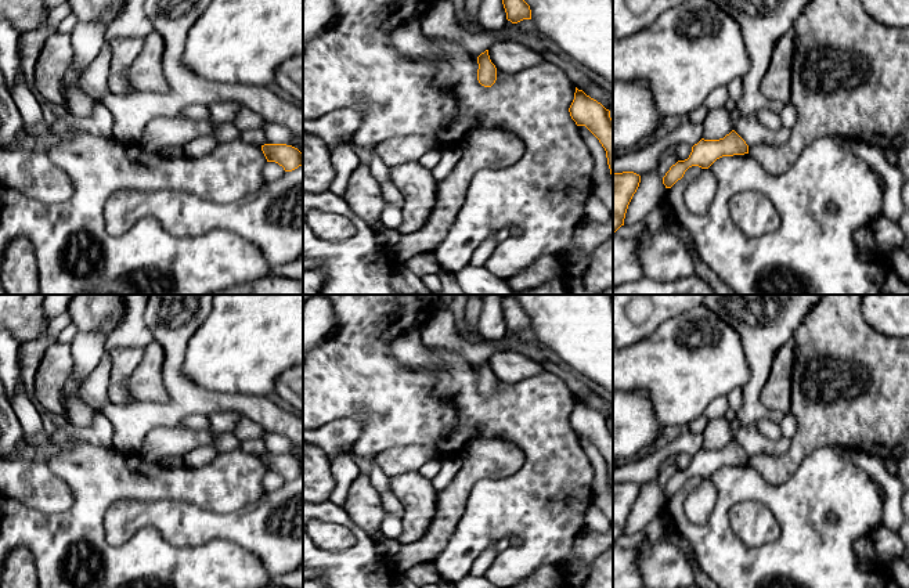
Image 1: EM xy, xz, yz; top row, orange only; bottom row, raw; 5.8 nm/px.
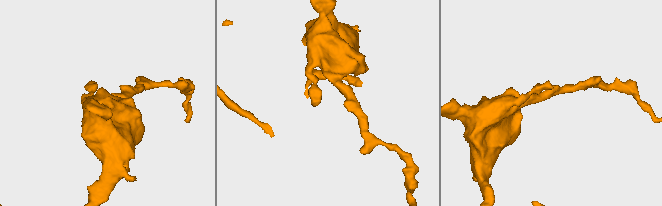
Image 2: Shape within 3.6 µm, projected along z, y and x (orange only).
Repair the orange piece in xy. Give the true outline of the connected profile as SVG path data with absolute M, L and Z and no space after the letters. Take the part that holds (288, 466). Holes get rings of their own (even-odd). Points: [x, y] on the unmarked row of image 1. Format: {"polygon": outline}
{"polygon": "M264 454L261 461L267 472L275 472L284 477L285 481L292 481L303 475L303 462L286 454Z"}

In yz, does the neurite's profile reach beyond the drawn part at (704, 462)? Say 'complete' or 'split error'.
complete

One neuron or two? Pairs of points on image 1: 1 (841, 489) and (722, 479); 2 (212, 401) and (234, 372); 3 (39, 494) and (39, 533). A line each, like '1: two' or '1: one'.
1: one
2: two
3: two

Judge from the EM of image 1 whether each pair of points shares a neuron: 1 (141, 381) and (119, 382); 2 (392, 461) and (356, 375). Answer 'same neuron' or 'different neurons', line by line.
1: different neurons
2: different neurons

